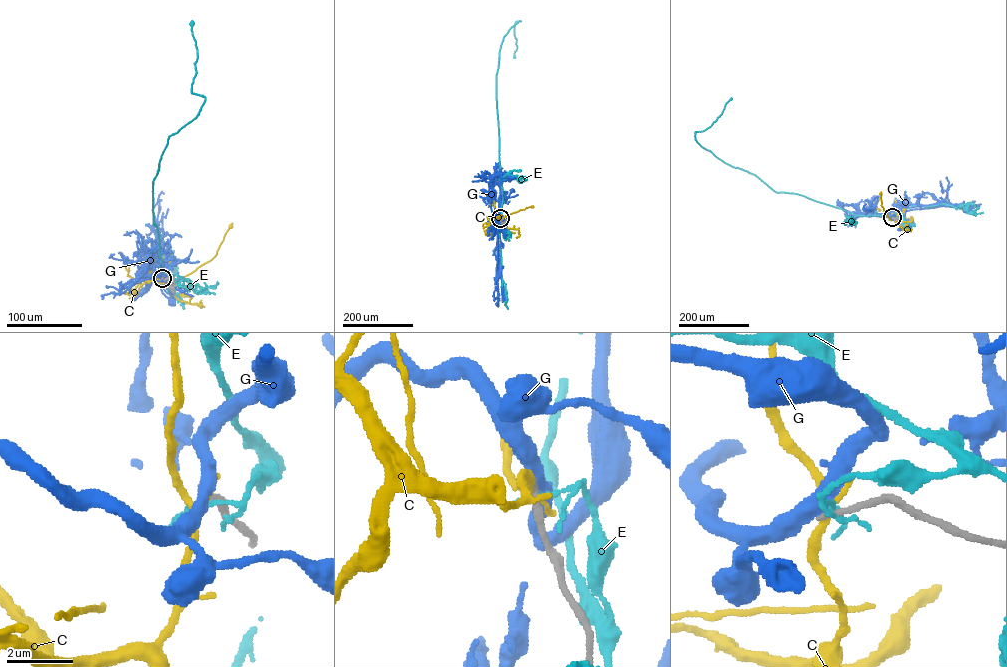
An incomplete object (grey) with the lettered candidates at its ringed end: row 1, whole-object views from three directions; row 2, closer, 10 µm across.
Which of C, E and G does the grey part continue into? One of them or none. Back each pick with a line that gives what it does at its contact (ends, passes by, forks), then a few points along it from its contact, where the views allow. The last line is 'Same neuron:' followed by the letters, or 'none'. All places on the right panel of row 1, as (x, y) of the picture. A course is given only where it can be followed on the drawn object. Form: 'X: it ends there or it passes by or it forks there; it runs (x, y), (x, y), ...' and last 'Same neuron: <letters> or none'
Same neuron: none

